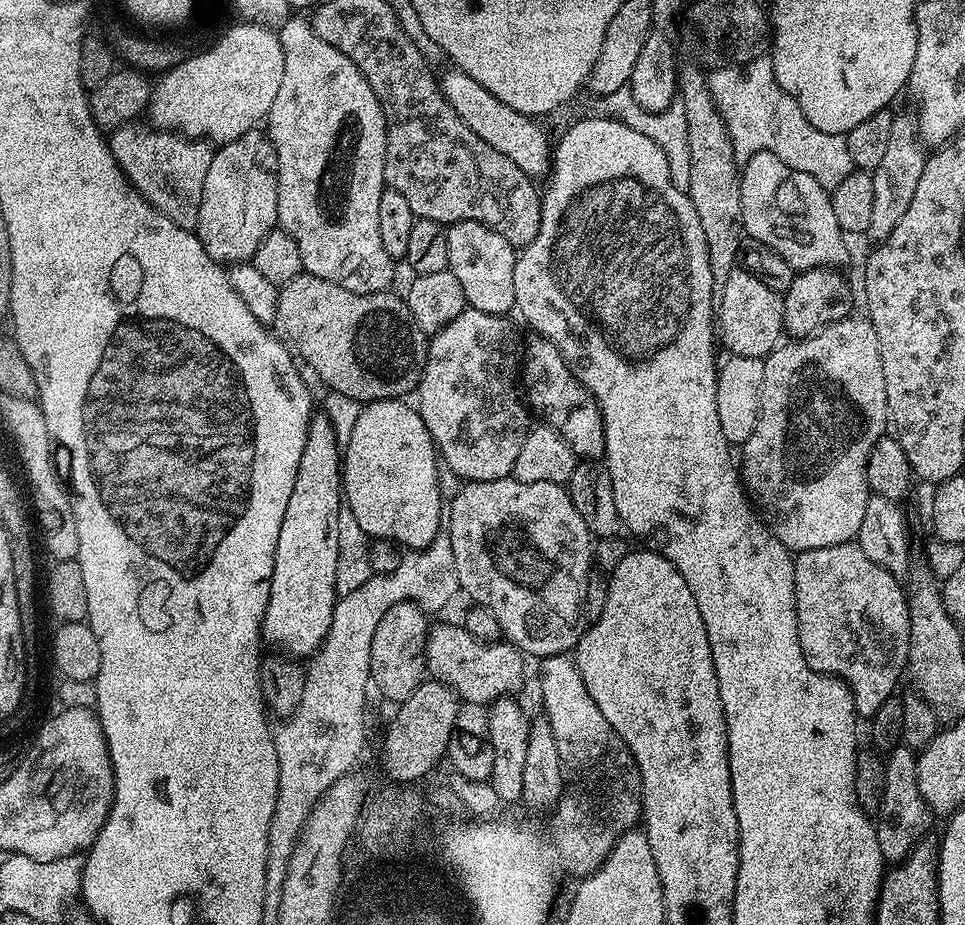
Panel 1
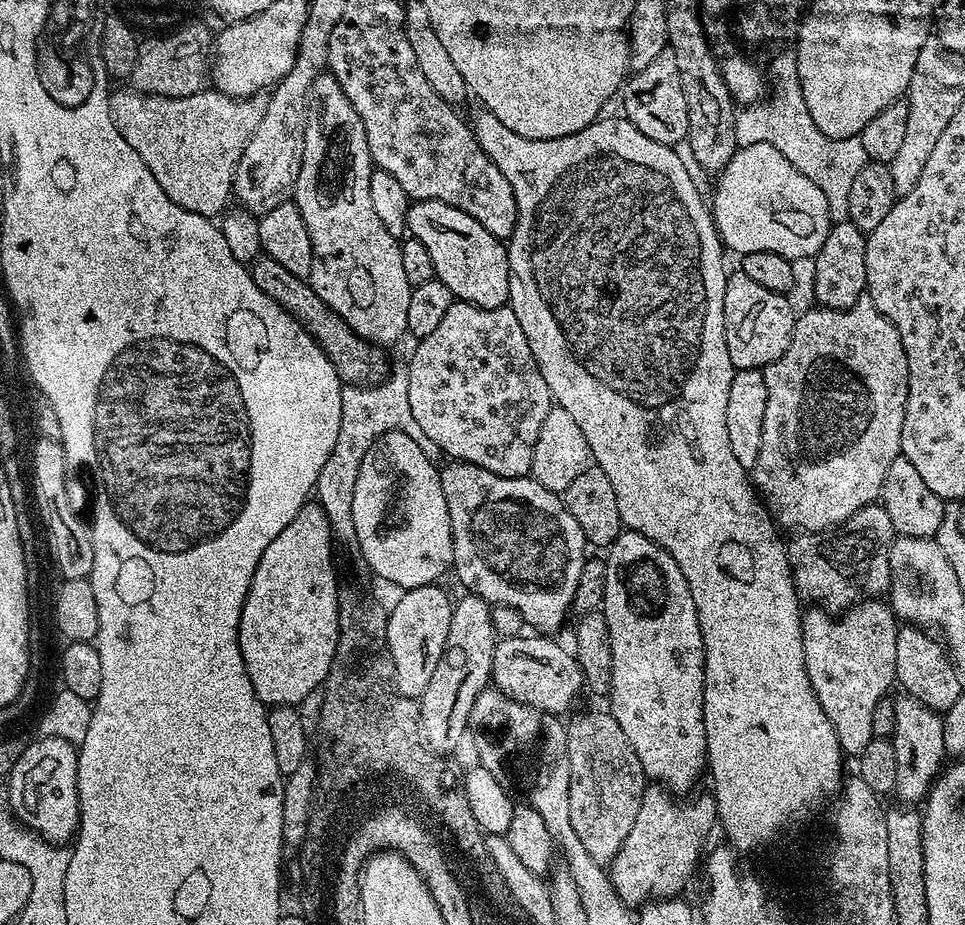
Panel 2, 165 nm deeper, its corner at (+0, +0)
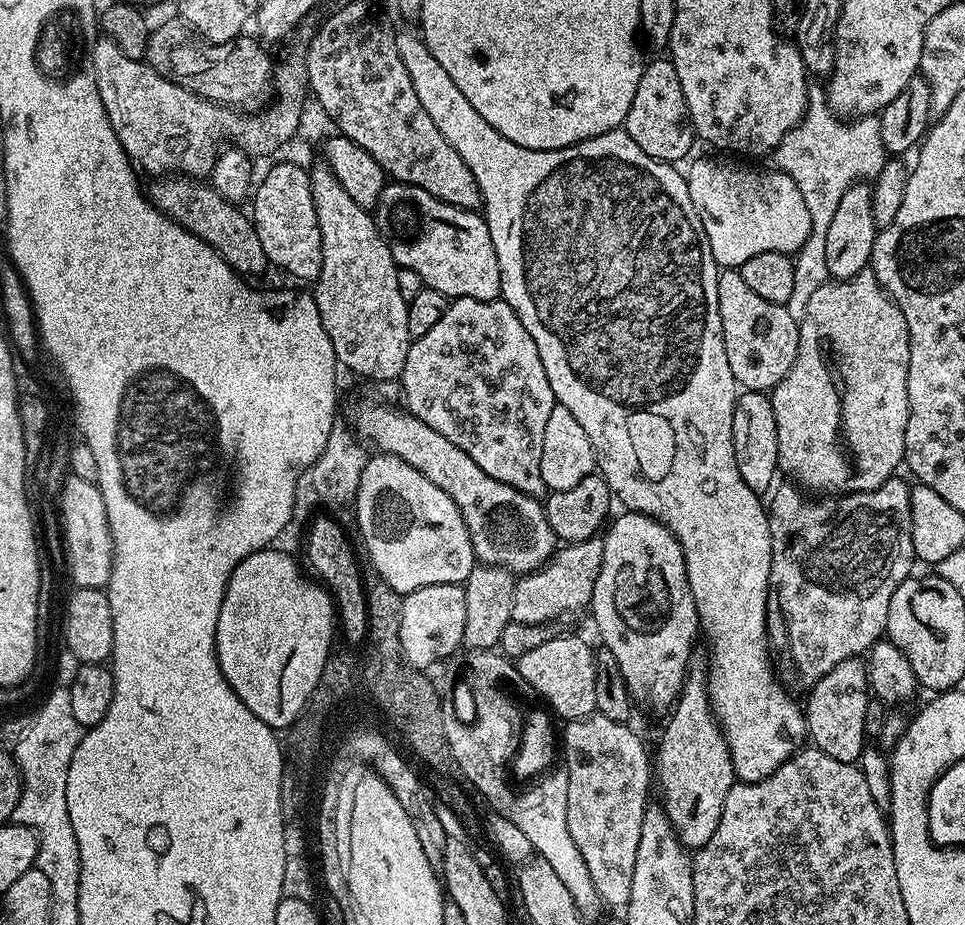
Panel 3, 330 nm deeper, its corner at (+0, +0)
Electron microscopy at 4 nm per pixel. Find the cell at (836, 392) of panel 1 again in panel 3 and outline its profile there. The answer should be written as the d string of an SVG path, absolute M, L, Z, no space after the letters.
M871 267L861 270L852 280L832 280L818 286L810 302L806 306L806 314L798 321L800 337L798 338L798 354L794 358L794 366L771 389L772 405L774 406L774 422L778 422L778 458L780 468L788 471L793 481L799 482L805 489L815 490L820 494L847 494L849 492L869 492L886 481L893 479L896 467L901 467L904 459L904 443L906 442L906 422L908 421L908 387L906 378L910 370L910 338L906 318L902 310L884 291L878 278L872 273Z

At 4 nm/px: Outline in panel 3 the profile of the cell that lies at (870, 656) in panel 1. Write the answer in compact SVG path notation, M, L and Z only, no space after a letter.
M853 658L846 662L838 662L838 666L834 666L834 670L830 670L830 674L826 674L818 683L811 685L809 692L812 693L808 696L808 708L806 704L807 739L818 750L830 754L830 758L838 758L838 762L856 764L862 750L866 747L864 727L866 726L866 706L870 699L870 685L865 661Z

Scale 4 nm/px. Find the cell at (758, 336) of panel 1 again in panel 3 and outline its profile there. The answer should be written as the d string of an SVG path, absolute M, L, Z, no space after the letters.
M721 271L718 278L718 314L722 318L722 338L726 346L726 362L730 362L730 374L734 374L737 385L749 392L768 392L794 366L794 358L798 354L798 338L800 325L783 304L766 302L742 282L739 271Z

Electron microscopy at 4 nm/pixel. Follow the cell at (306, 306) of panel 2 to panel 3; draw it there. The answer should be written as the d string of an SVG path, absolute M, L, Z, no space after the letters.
M168 174L151 182L150 199L159 212L181 224L186 231L205 240L236 272L253 278L263 268L269 267L266 254L262 250L262 242L258 242L256 228L247 211L222 198L207 183L197 182L191 176Z

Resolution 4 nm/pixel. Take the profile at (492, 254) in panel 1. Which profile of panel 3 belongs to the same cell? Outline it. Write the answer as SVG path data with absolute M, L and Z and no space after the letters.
M399 182L385 183L383 199L392 200L392 213L388 216L392 229L386 232L386 239L397 266L414 270L425 286L449 298L465 296L475 300L501 299L498 254L494 254L494 242L490 242L488 224L479 211L456 208L426 194L426 190L418 186Z

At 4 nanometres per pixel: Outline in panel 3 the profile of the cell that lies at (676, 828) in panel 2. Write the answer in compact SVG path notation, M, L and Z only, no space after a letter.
M693 667L680 691L674 707L667 713L668 721L664 724L664 733L660 736L660 745L654 748L654 780L660 783L660 796L665 814L670 818L680 841L689 850L701 848L710 842L714 829L722 818L722 806L726 806L726 794L730 794L732 785L737 783L730 750L726 746L724 731L712 713L708 702L708 678L703 667Z

